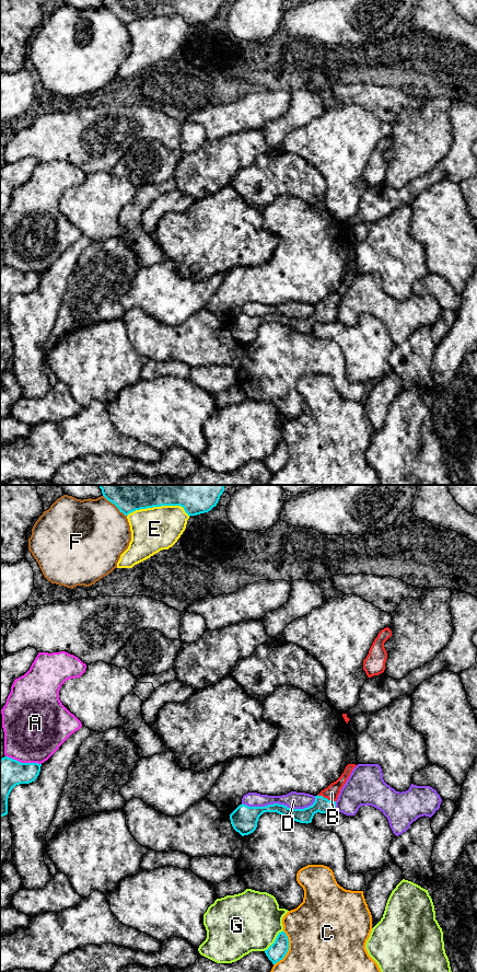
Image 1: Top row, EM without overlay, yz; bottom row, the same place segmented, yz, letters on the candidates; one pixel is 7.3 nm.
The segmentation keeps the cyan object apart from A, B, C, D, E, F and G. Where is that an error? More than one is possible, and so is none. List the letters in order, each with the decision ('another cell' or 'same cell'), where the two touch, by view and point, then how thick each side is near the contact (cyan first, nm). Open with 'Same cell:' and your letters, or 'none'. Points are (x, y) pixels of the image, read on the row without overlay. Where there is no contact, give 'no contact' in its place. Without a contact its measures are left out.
Same cell: B
A: another cell; contact yz (23, 273); calibres 240 and 440 nm
B: same cell; contact yz (326, 308); calibres 120 and 110 nm
C: another cell; contact yz (288, 459); calibres 130 and 500 nm
D: another cell; contact yz (280, 314); calibres 150 and 130 nm
E: another cell; contact yz (159, 15); calibres 170 and 320 nm
F: another cell; contact yz (115, 14); calibres 170 and 480 nm
G: another cell; contact yz (275, 450); calibres 130 and 440 nm

